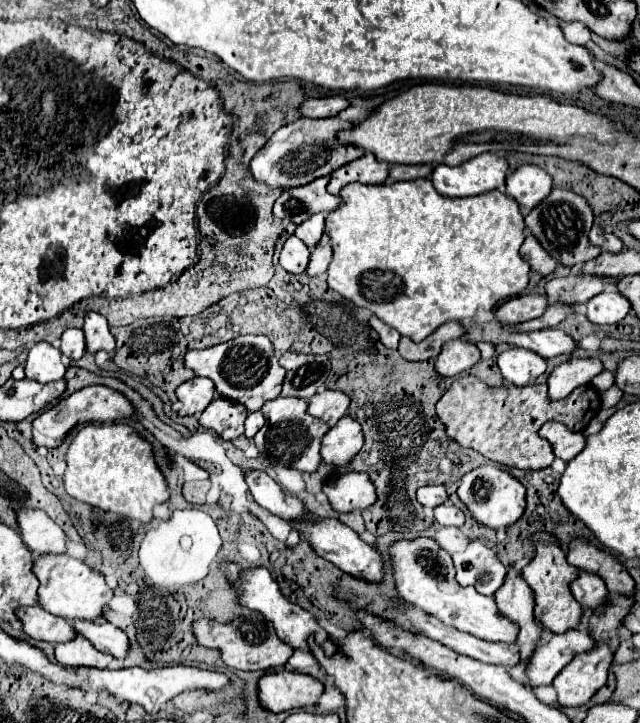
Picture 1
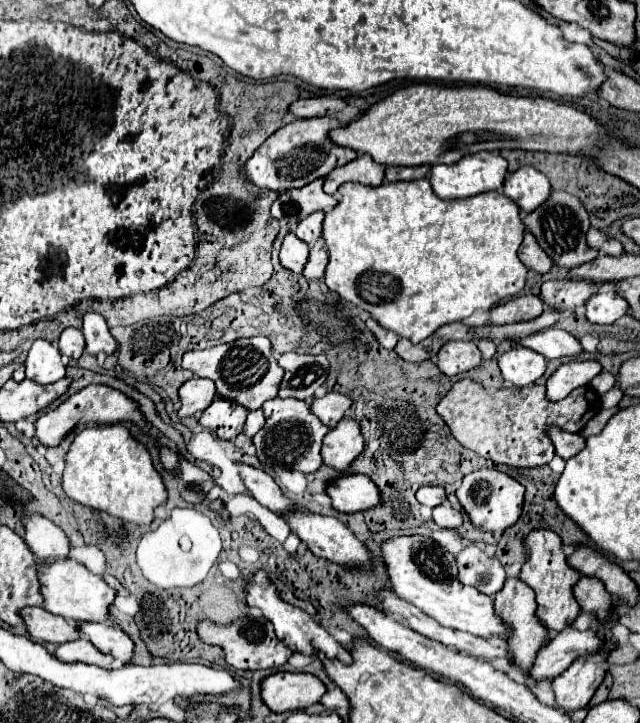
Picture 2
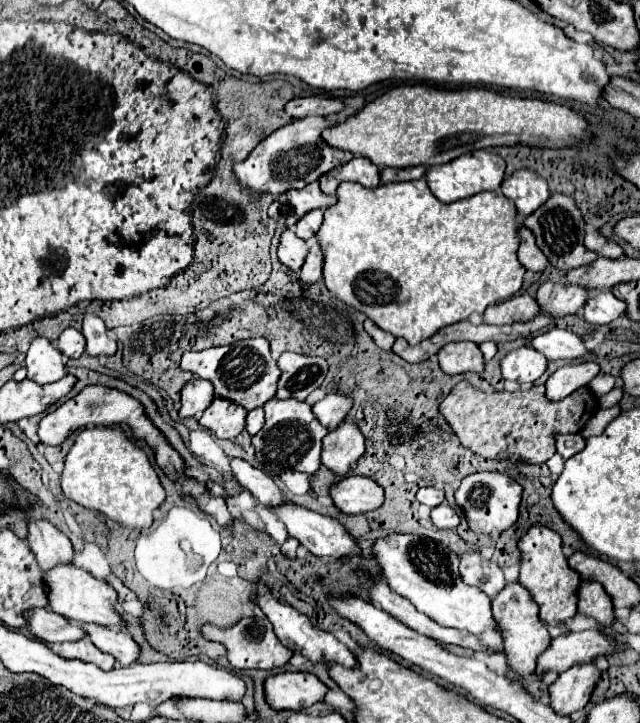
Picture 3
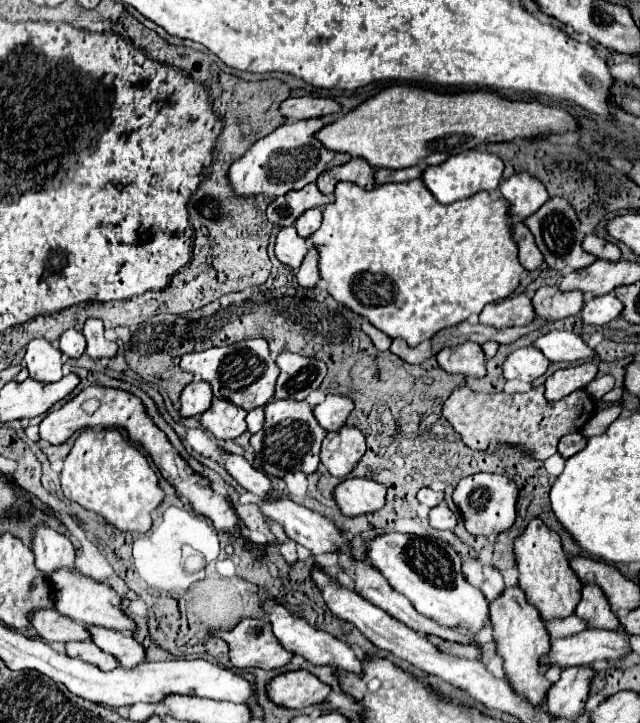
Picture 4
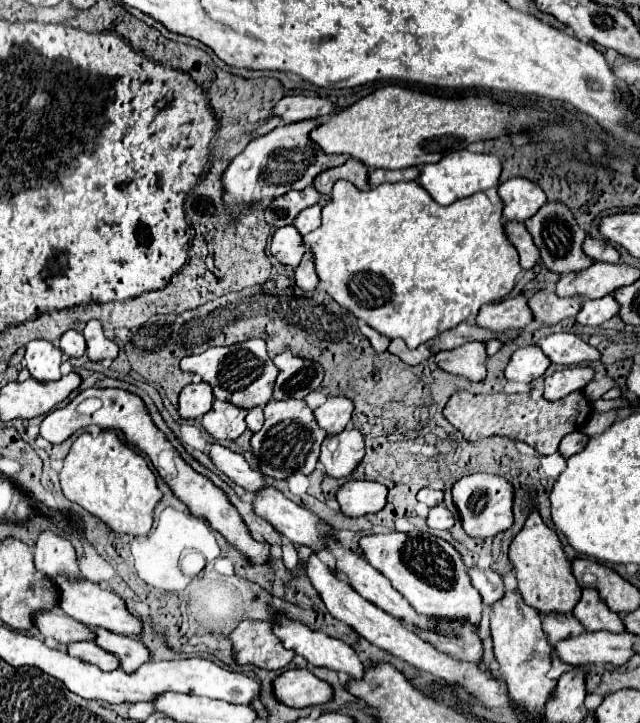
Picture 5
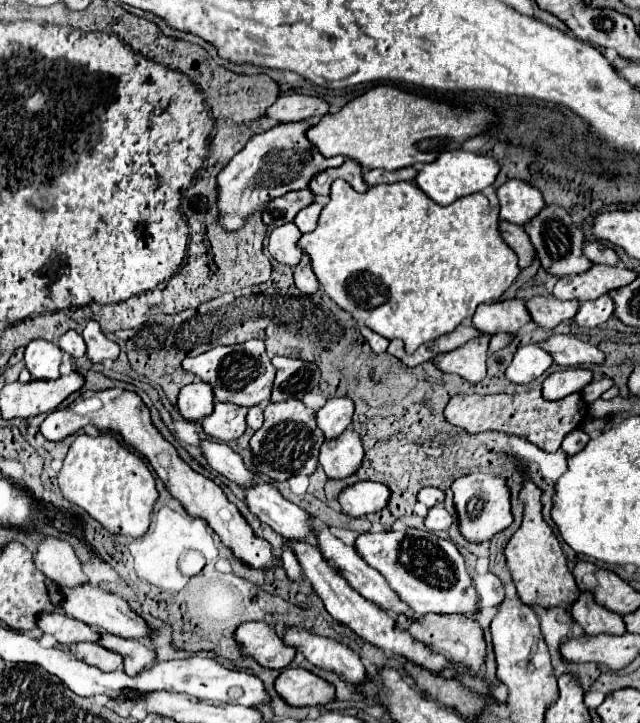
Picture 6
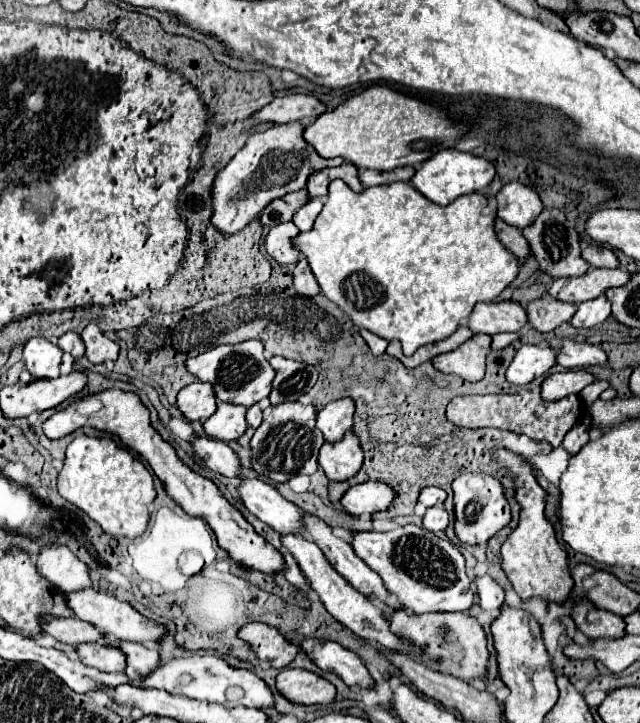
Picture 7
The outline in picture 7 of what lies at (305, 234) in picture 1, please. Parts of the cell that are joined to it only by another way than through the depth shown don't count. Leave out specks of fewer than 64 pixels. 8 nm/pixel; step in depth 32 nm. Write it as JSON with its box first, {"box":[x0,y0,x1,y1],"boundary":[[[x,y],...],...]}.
{"box":[292,198,322,232],"boundary":[[[312,198],[308,204],[304,204],[292,218],[292,222],[300,228],[300,232],[306,232],[314,226],[314,220],[316,216],[320,214],[322,210],[322,200],[320,198]]]}

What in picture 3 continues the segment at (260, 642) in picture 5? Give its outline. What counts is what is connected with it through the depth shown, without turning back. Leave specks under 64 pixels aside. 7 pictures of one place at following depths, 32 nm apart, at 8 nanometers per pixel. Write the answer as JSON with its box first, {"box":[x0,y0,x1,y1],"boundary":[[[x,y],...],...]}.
{"box":[202,618,292,670],"boundary":[[[242,618],[240,622],[236,622],[230,628],[218,628],[212,624],[204,624],[202,636],[210,642],[220,642],[226,648],[228,662],[236,670],[246,670],[246,668],[274,670],[274,668],[284,666],[292,658],[292,650],[288,650],[288,648],[284,648],[284,644],[280,644],[268,618]]]}

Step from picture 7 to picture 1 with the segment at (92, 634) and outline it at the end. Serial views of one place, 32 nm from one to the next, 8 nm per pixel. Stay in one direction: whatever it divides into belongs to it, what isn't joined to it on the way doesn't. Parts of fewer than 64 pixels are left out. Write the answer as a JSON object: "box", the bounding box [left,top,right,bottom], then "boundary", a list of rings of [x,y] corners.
{"box":[16,606,76,642],"boundary":[[[30,606],[30,608],[18,608],[16,610],[18,620],[22,622],[22,630],[26,636],[32,640],[42,640],[42,642],[66,642],[76,636],[72,624],[60,616],[54,616],[40,606]]]}

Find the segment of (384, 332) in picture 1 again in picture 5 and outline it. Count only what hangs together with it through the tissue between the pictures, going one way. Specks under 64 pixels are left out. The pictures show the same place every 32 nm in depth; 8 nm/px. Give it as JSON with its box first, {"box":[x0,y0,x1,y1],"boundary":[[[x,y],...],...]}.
{"box":[360,322,390,352],"boundary":[[[360,322],[360,330],[362,330],[362,334],[372,342],[372,346],[374,346],[376,352],[386,352],[386,350],[388,350],[390,338],[386,338],[386,336],[380,334],[380,332],[376,332],[376,330],[370,328],[366,322]]]}

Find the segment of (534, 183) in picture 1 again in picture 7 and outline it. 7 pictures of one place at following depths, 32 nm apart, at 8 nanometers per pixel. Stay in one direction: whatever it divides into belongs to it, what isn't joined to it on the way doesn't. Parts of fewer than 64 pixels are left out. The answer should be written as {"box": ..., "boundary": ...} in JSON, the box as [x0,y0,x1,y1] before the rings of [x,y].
{"box":[496,182,544,228],"boundary":[[[508,182],[496,194],[498,198],[498,218],[516,228],[526,228],[544,210],[542,200],[536,190],[520,184]]]}

